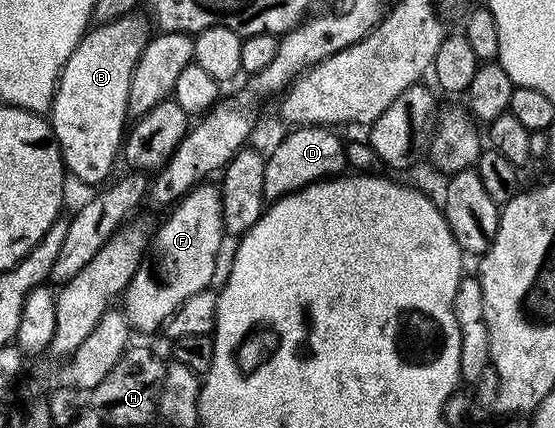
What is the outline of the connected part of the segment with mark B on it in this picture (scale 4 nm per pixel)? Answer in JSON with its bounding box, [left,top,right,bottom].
[50,16,150,183]

